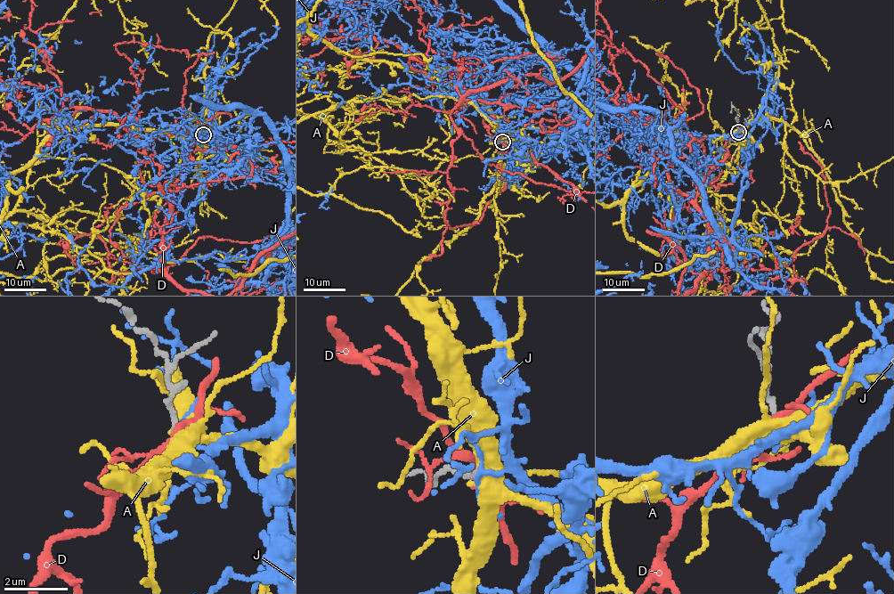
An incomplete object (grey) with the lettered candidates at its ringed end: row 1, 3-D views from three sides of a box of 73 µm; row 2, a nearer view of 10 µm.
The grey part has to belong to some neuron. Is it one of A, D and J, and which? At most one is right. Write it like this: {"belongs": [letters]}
{"belongs": []}

